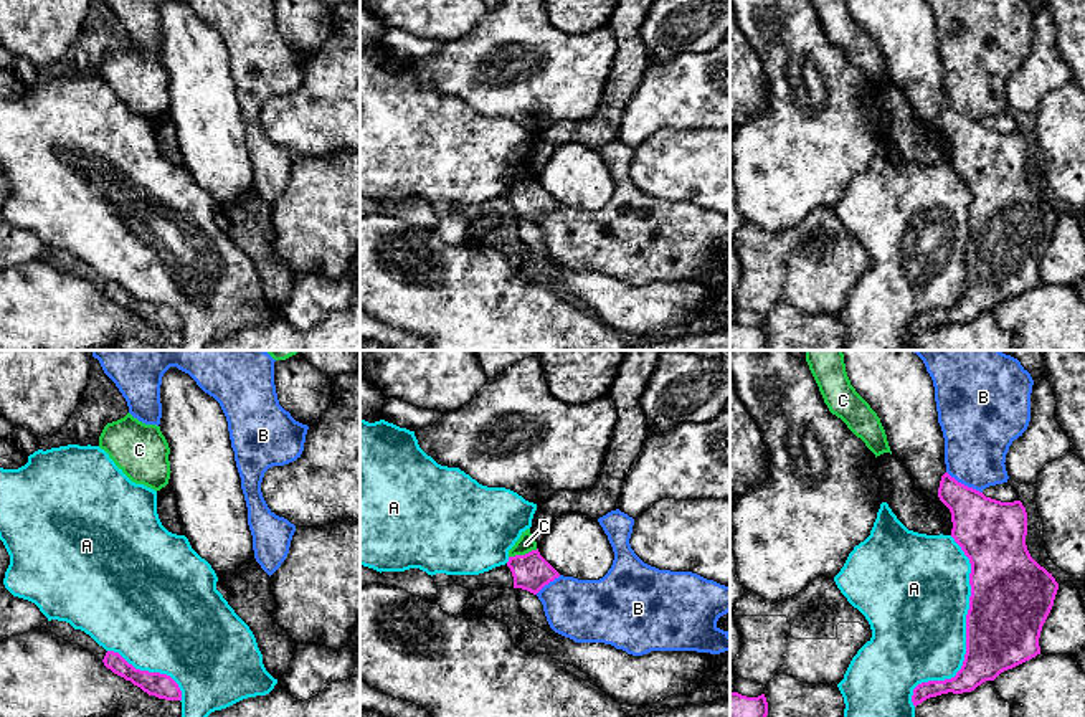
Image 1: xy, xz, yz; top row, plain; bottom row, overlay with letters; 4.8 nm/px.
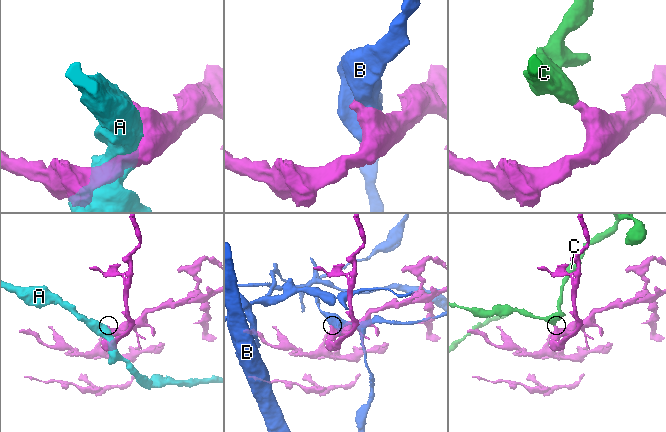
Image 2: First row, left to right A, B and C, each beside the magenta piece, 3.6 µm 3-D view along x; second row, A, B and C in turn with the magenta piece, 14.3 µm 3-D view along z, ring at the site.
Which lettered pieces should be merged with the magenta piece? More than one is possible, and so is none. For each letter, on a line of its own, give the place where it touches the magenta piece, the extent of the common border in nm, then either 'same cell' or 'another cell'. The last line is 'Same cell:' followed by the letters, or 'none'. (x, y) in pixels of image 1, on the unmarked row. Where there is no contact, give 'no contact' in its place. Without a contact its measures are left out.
A: contact yz (966, 265); length 850 nm; another cell
B: contact yz (963, 114); length 200 nm; another cell
C: contact xz (522, 185); length 150 nm; another cell
Same cell: none

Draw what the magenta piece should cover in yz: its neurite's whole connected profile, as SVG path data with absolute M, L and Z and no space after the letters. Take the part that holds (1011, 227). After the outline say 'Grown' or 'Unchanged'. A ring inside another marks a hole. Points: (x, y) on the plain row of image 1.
M948 102L938 127L951 142L951 167L971 193L966 284L955 307L913 319L915 337L941 324L971 322L1040 284L1040 261L1059 220L1052 203L1027 180L1027 142L1021 131L986 127Z. Unchanged

